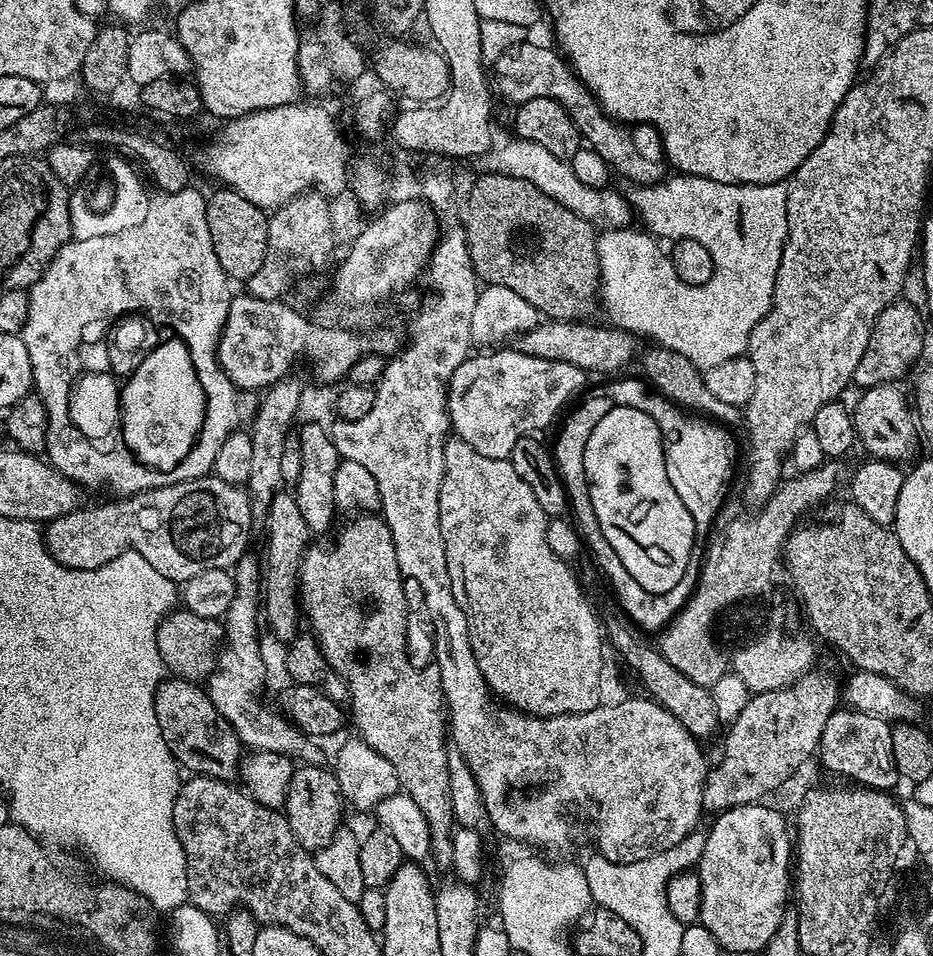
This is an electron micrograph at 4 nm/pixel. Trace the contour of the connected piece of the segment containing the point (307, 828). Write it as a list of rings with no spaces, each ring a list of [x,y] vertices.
[[[308,762],[297,767],[292,773],[289,782],[288,795],[286,796],[282,811],[288,817],[290,830],[298,838],[298,842],[309,850],[319,850],[327,846],[337,832],[341,831],[340,815],[346,809],[346,797],[335,771],[331,767],[319,768],[316,762]]]

